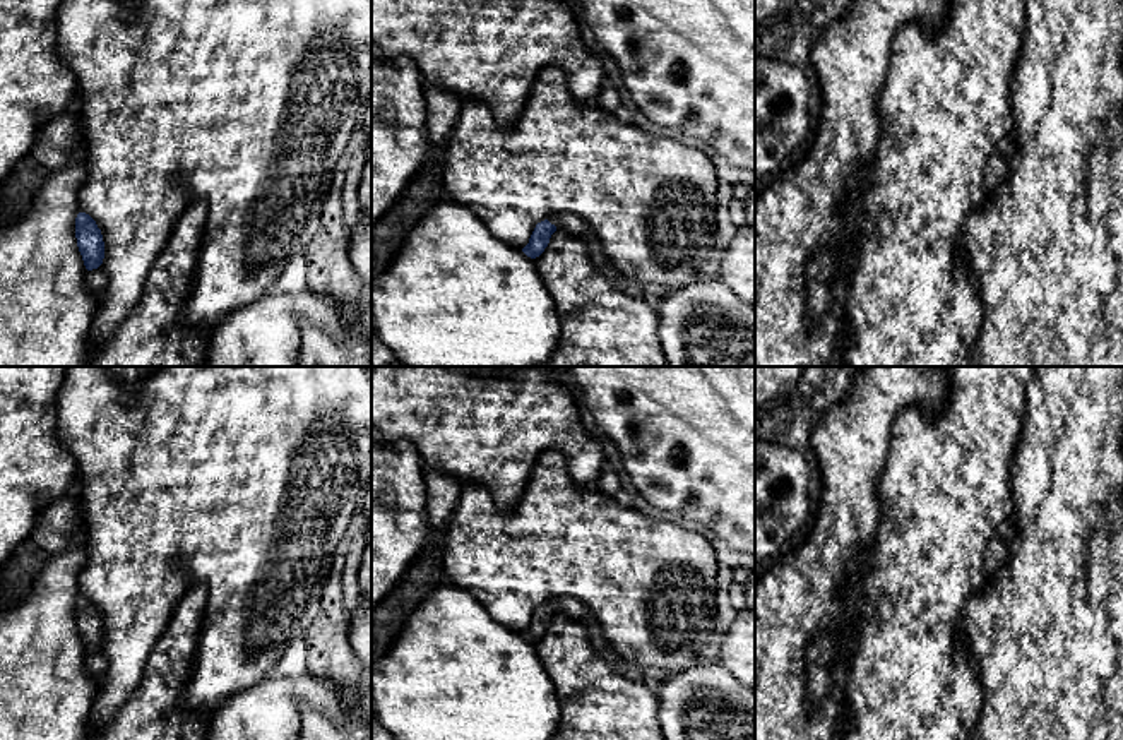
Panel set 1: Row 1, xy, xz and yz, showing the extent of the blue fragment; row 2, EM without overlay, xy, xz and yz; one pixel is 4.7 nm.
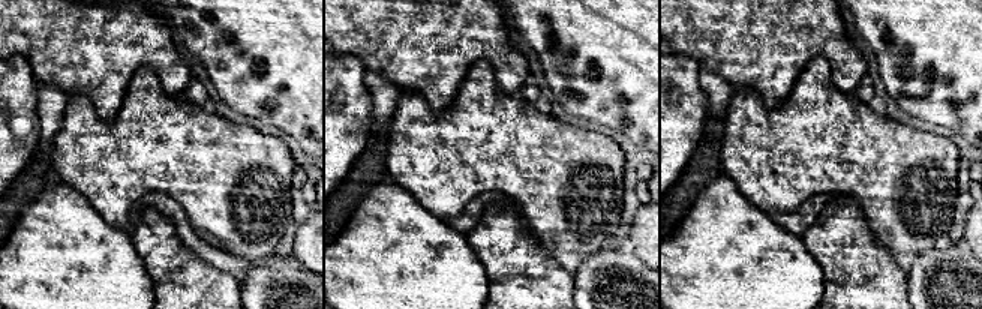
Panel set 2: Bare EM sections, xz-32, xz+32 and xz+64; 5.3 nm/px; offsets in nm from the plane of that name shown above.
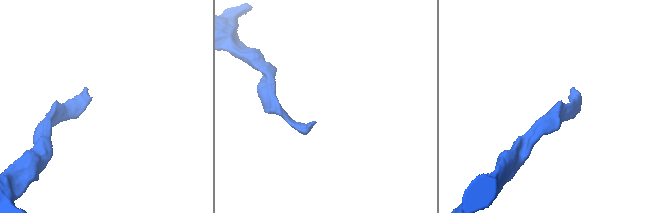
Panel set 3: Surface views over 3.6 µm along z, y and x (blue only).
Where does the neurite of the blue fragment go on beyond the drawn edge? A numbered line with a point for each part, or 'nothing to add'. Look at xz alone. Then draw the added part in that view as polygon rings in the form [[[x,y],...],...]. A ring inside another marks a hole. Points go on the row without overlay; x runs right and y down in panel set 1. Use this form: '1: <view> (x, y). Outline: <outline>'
1: xz (572, 607). Outline: [[[553,596],[548,605],[556,610],[556,613],[568,615],[570,618],[582,622],[589,629],[591,644],[596,651],[599,651],[609,665],[620,670],[625,677],[642,682],[652,687],[656,692],[663,685],[664,678],[659,683],[649,683],[642,668],[627,663],[611,646],[606,642],[601,625],[594,618],[591,608],[587,608],[580,600],[570,596]]]

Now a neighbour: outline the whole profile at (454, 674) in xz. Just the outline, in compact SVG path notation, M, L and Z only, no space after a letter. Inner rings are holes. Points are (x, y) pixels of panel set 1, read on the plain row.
M443 584L409 617L389 653L371 665L371 707L394 740L551 740L562 699L534 642L498 624L469 593Z

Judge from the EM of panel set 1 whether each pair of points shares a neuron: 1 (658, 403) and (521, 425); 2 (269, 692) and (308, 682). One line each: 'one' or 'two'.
1: two
2: one

